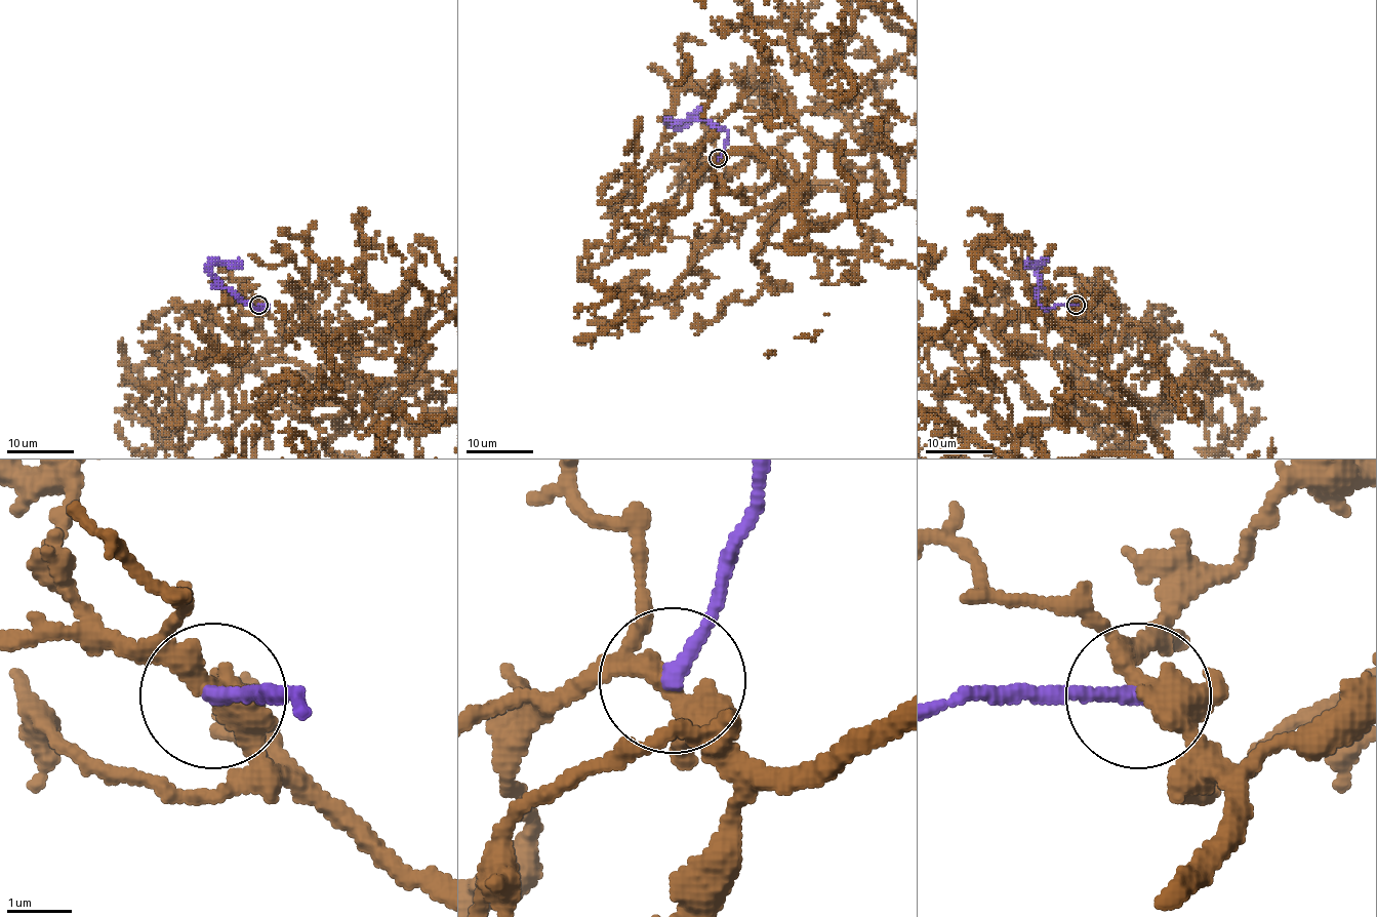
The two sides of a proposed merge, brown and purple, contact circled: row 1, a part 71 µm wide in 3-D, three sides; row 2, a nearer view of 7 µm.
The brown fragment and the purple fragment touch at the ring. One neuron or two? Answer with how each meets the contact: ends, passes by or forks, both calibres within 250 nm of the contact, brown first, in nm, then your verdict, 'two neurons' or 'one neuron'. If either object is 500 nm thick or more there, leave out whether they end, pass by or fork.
brown forks; purple ends; calibres 320 and 240 nm; two neurons

